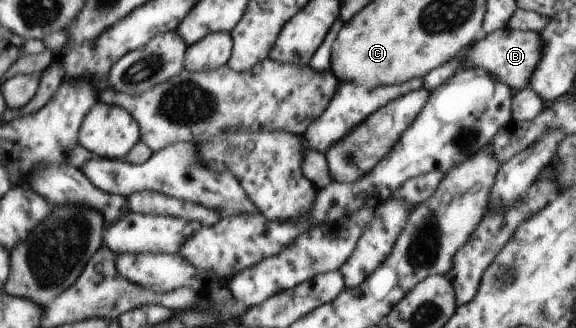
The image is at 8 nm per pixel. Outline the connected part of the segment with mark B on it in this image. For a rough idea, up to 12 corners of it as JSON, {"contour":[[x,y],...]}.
{"contour":[[505,26],[465,48],[462,69],[484,68],[529,86],[542,58],[540,32]]}

